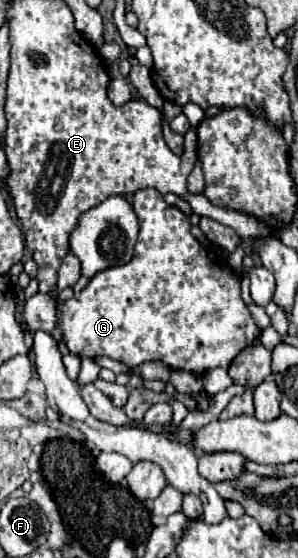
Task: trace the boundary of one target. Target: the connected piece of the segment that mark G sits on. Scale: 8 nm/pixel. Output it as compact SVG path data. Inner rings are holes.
M148 187L136 191L132 207L140 223L132 261L96 273L80 293L60 305L58 327L64 343L70 353L78 357L104 355L128 367L146 361L162 361L170 369L184 369L198 375L216 367L228 367L244 347L252 345L252 333L254 343L262 333L240 297L240 279L234 275L226 259L208 253L198 239L192 237L188 217L180 209L166 205L156 189Z

